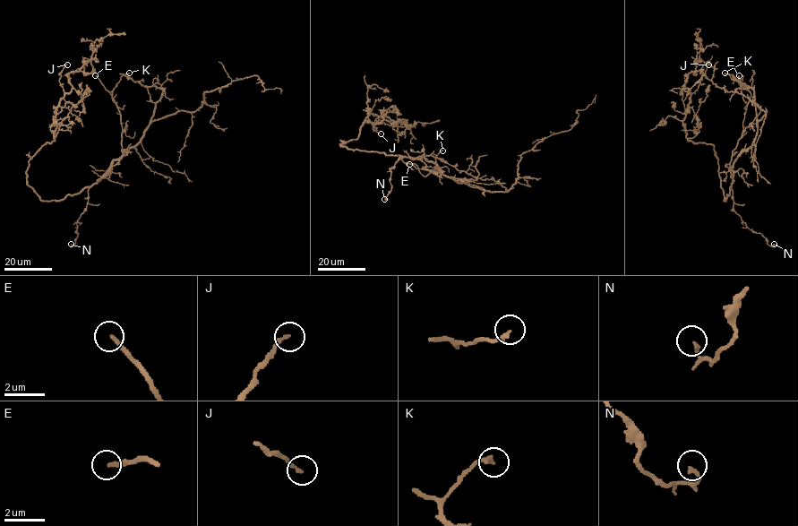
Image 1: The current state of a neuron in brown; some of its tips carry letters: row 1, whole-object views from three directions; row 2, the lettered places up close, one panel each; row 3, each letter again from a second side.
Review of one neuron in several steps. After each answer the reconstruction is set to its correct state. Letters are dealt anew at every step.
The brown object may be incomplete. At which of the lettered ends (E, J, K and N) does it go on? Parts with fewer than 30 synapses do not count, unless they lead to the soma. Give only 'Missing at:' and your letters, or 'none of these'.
Missing at: E

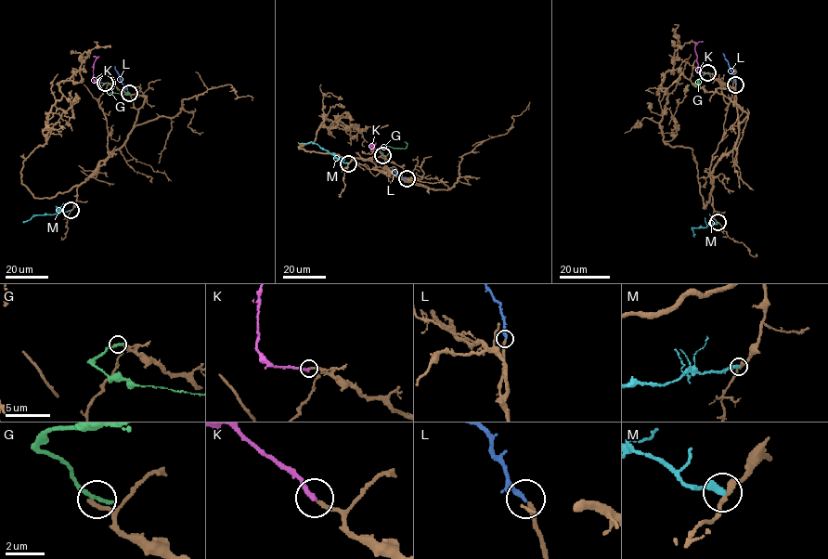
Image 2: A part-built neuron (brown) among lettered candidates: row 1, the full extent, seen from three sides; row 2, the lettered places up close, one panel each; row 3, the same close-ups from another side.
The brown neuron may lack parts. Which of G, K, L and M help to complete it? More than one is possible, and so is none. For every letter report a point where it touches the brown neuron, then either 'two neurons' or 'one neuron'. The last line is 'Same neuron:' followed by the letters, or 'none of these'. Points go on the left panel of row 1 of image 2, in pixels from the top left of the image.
G: meets brown at (107, 83); two neurons
K: meets brown at (105, 83); one neuron
L: meets brown at (129, 93); one neuron
M: meets brown at (71, 210); two neurons
Same neuron: K, L

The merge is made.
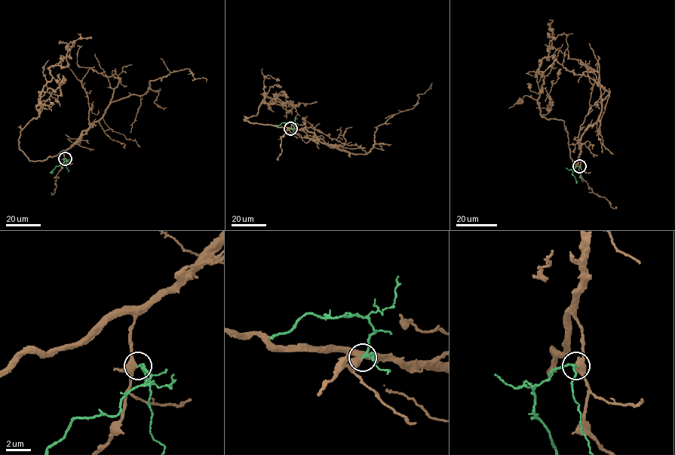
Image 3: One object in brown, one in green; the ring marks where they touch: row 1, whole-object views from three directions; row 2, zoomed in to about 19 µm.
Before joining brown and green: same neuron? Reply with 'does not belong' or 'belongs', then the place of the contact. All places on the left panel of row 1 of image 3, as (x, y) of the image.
belongs; at (65, 158)

